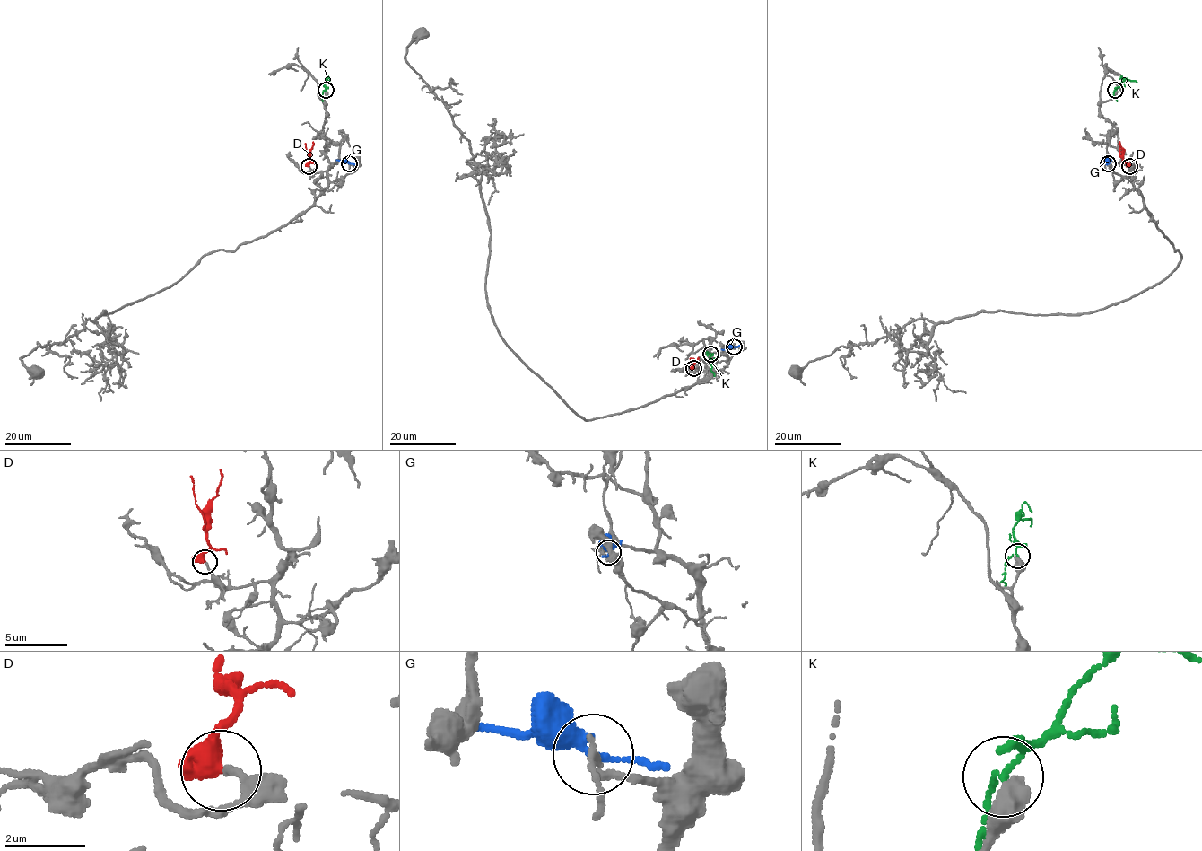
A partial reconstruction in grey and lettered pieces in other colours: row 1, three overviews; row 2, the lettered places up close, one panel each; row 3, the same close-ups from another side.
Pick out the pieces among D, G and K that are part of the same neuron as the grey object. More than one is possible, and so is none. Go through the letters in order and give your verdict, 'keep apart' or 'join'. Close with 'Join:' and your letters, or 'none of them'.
D: join
G: keep apart
K: keep apart
Join: D

